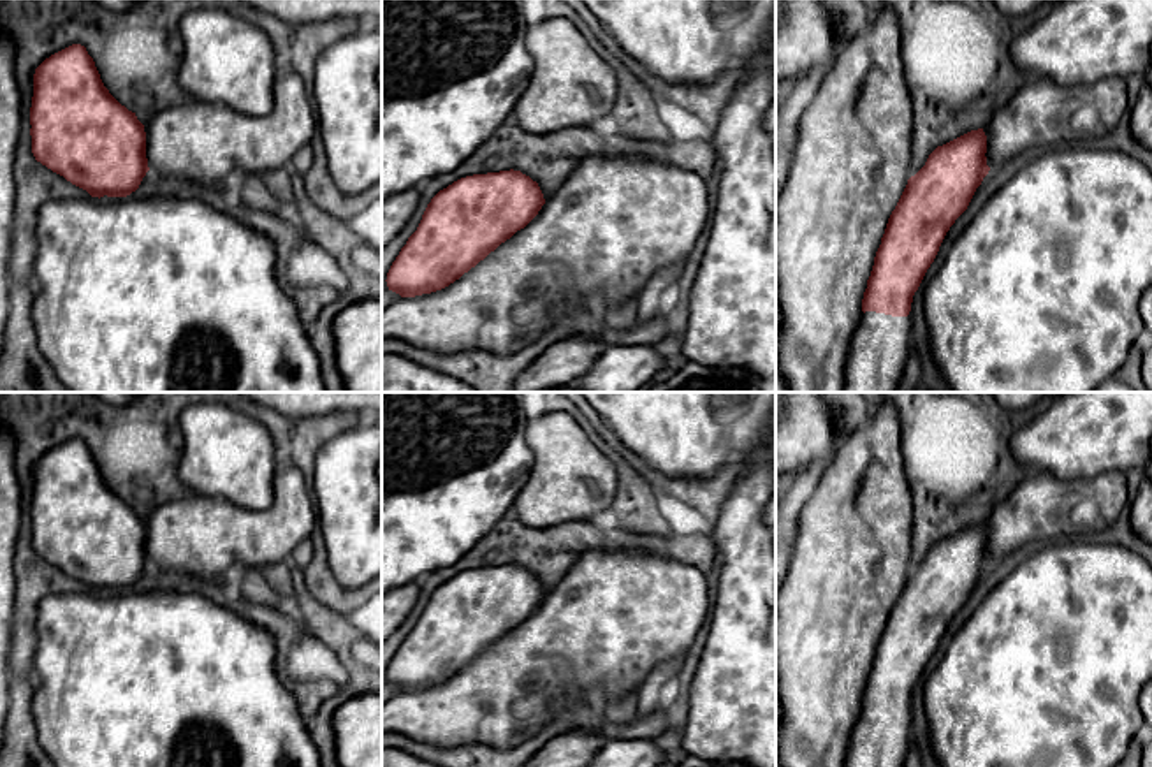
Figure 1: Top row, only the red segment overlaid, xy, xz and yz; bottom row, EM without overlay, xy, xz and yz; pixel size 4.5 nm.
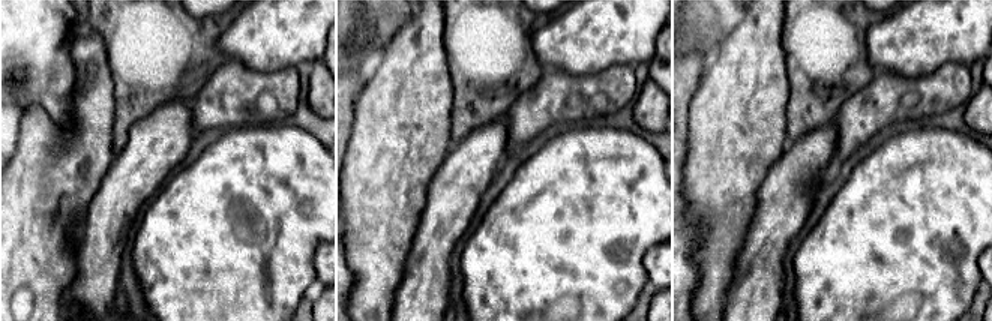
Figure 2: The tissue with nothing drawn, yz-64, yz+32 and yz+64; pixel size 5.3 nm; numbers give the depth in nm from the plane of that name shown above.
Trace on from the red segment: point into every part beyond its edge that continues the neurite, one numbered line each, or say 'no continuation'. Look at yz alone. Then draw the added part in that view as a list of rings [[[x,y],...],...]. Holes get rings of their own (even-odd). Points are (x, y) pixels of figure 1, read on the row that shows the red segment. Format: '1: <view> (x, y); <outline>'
no continuation

